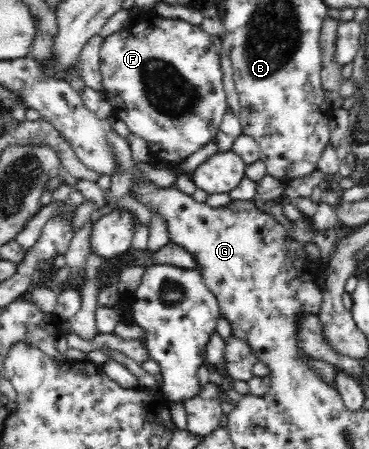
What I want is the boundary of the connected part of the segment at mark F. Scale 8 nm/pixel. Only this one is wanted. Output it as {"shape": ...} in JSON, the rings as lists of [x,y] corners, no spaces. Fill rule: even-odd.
{"shape":[[[154,16],[148,28],[130,25],[104,39],[99,66],[102,93],[112,104],[117,118],[126,123],[131,133],[146,140],[152,154],[160,154],[160,160],[168,162],[188,158],[215,140],[226,112],[227,95],[220,69],[222,51],[220,36],[207,34],[201,26],[192,26],[186,20]]]}

